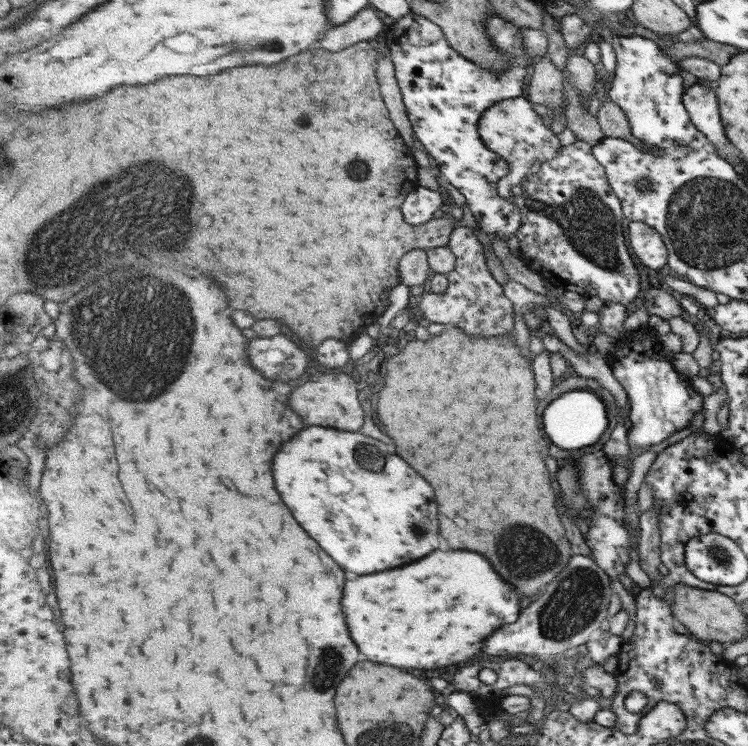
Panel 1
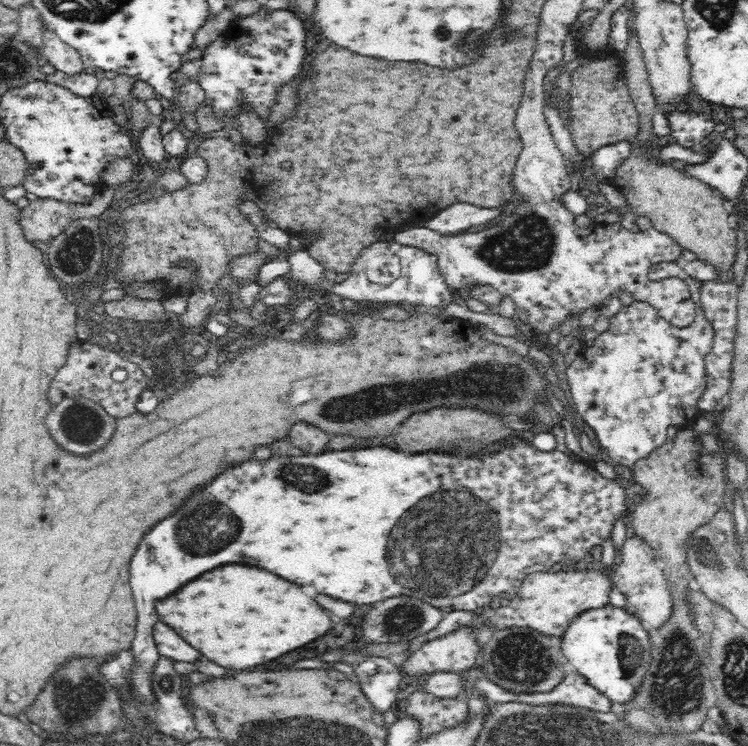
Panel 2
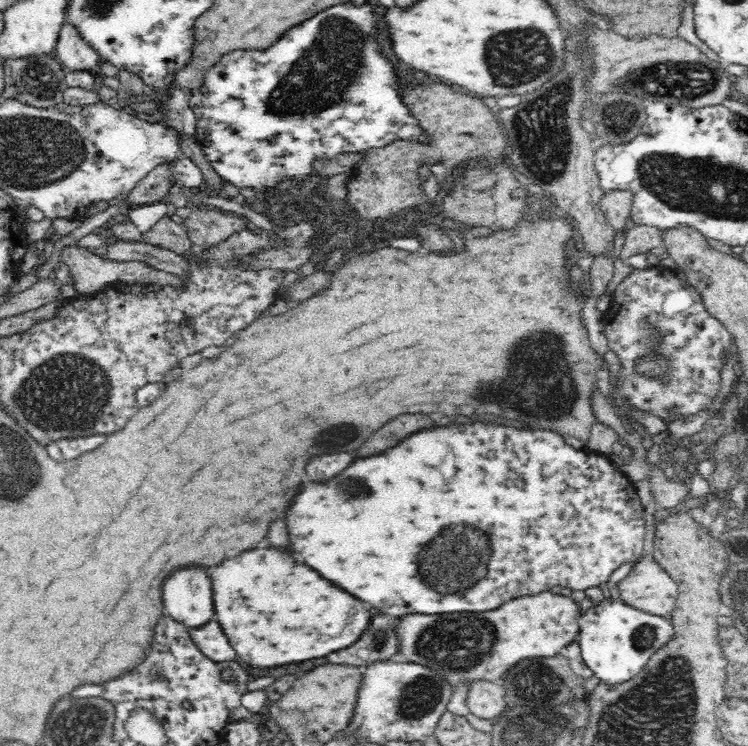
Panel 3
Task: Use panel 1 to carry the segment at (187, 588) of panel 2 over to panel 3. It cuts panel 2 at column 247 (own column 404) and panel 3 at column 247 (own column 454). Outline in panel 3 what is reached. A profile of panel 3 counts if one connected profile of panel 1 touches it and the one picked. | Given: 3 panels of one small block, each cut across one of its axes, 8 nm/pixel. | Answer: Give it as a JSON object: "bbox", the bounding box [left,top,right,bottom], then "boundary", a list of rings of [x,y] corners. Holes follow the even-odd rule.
{"bbox":[212,548,370,668],"boundary":[[[256,548],[244,550],[234,558],[224,560],[212,570],[212,600],[214,600],[214,620],[220,624],[224,636],[228,638],[236,656],[258,668],[280,666],[288,662],[302,662],[310,658],[320,658],[330,652],[342,650],[358,640],[358,636],[366,630],[370,614],[346,592],[340,592],[328,584],[328,580],[320,580],[316,572],[308,572],[302,564],[296,564],[286,554],[280,554],[274,548]]]}

